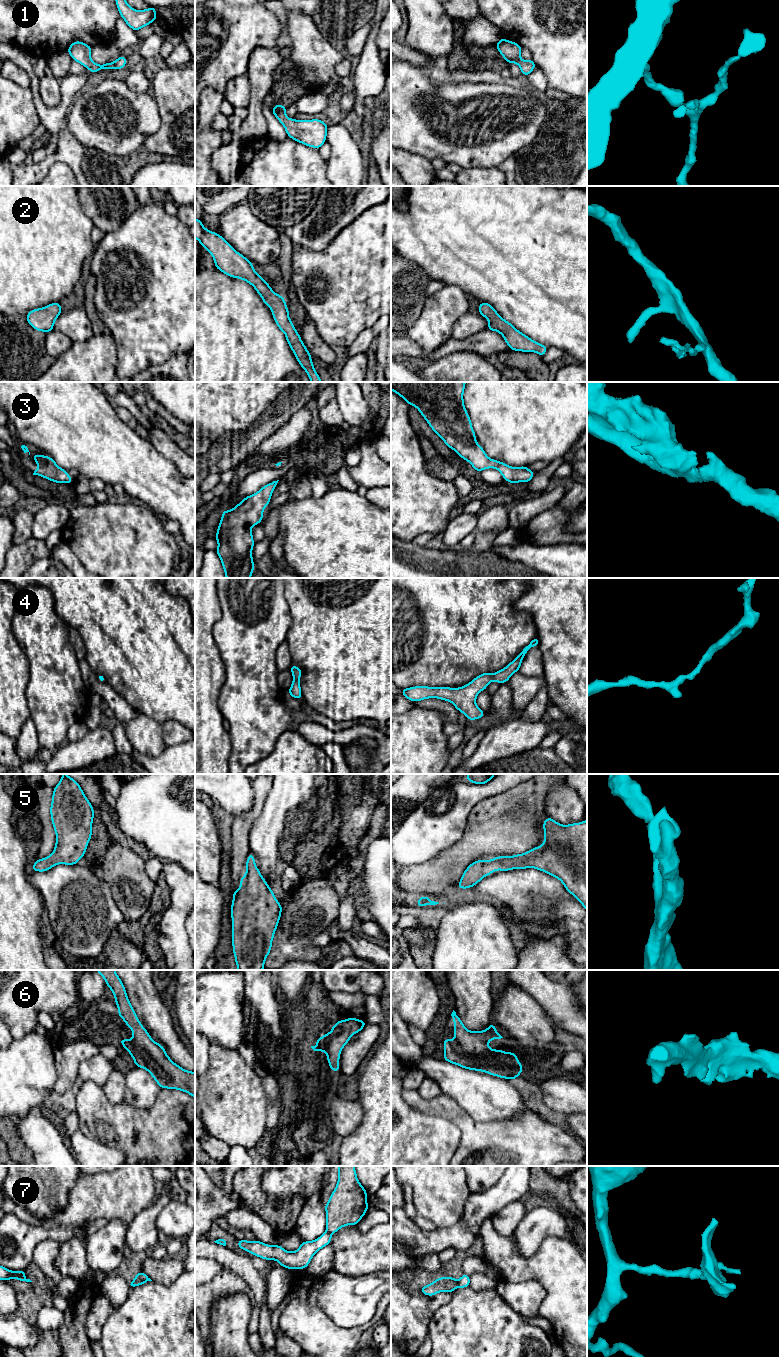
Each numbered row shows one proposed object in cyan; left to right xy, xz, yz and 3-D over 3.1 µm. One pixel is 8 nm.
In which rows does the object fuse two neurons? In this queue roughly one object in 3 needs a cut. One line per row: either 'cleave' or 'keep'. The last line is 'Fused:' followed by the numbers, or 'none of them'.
1: keep
2: keep
3: keep
4: keep
5: keep
6: keep
7: cleave
Fused: 7

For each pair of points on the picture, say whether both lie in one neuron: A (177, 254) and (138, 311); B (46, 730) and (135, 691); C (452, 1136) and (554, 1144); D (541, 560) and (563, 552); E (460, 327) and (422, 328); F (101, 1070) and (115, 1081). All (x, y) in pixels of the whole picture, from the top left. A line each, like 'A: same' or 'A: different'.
A: same
B: different
C: different
D: same
E: different
F: different

